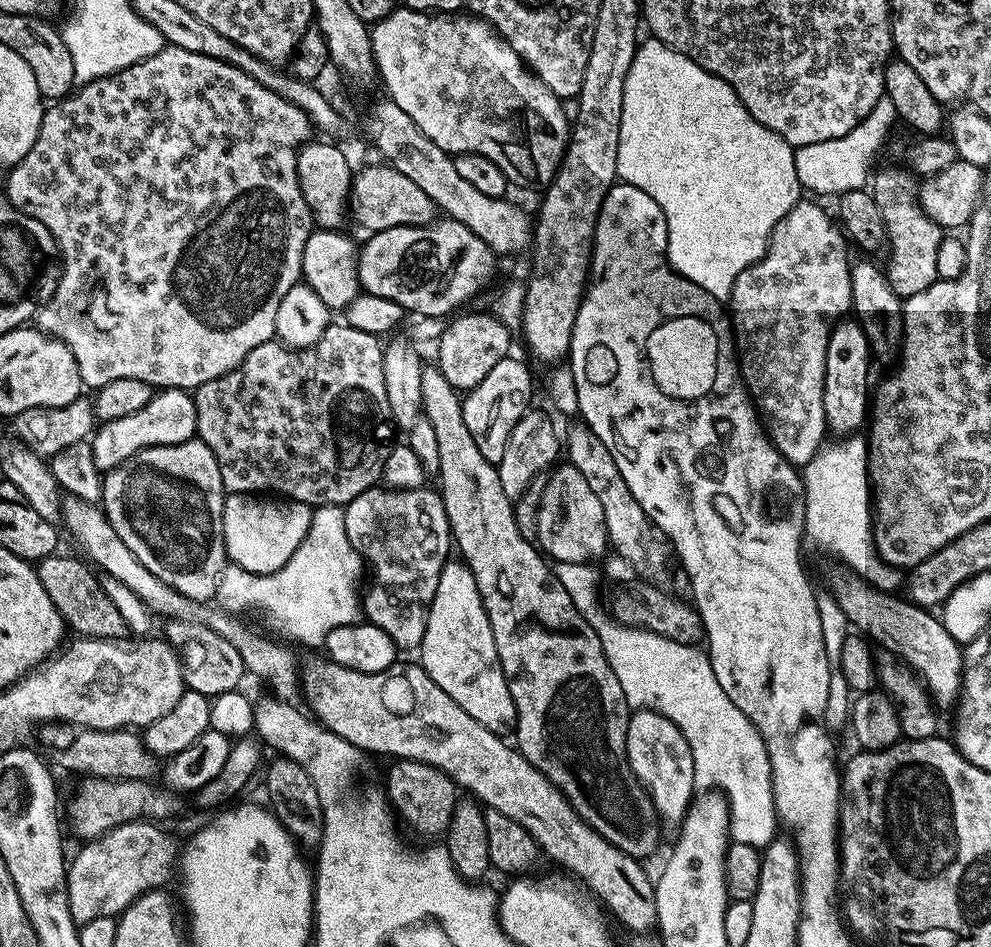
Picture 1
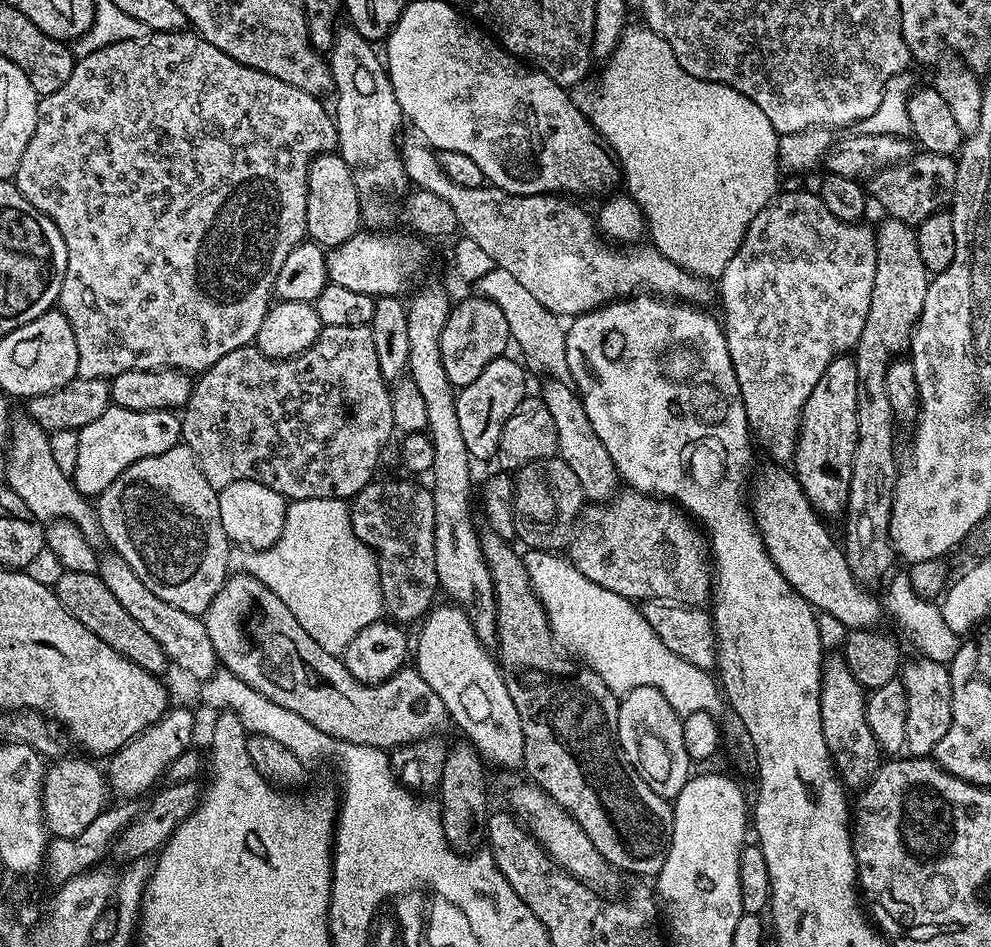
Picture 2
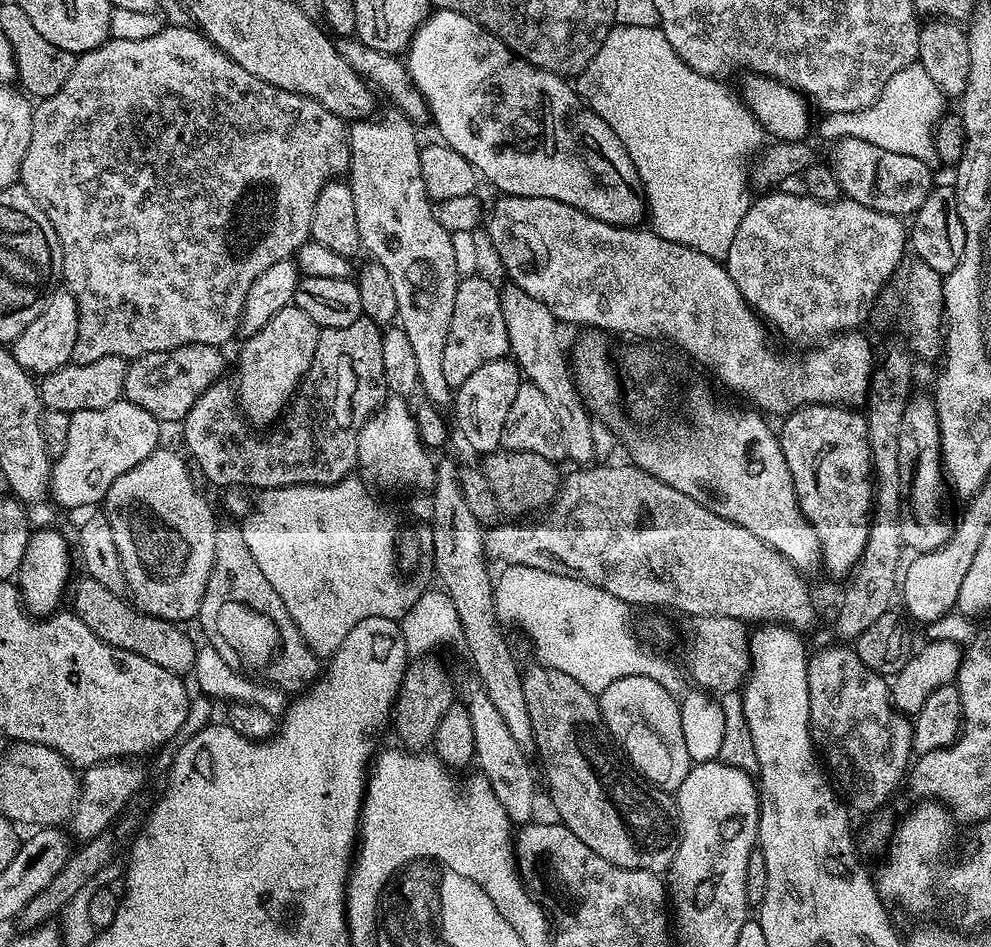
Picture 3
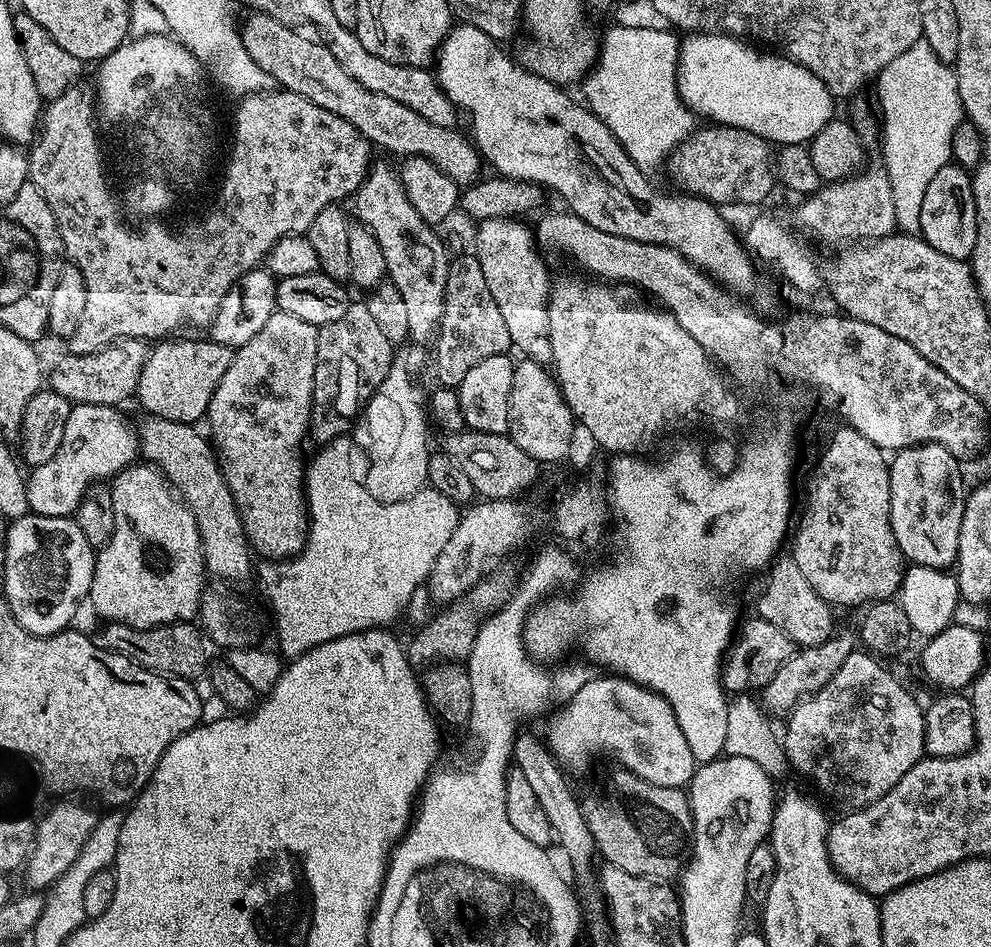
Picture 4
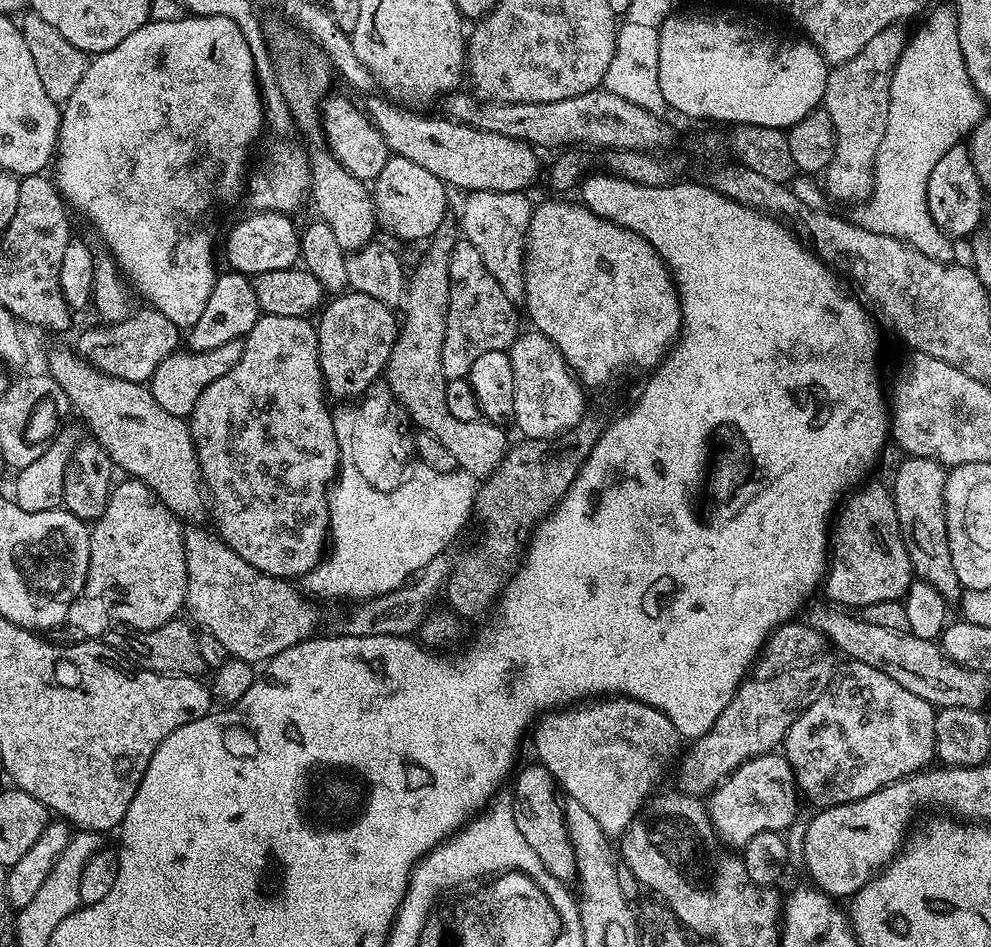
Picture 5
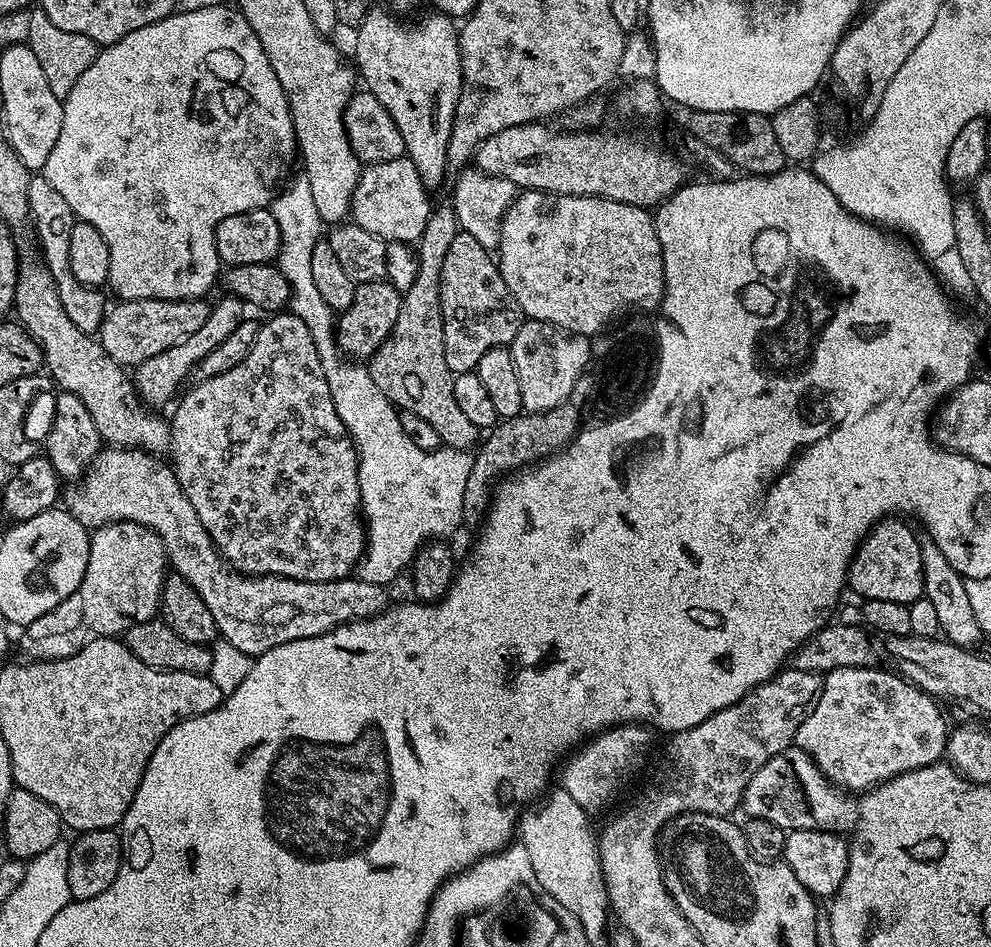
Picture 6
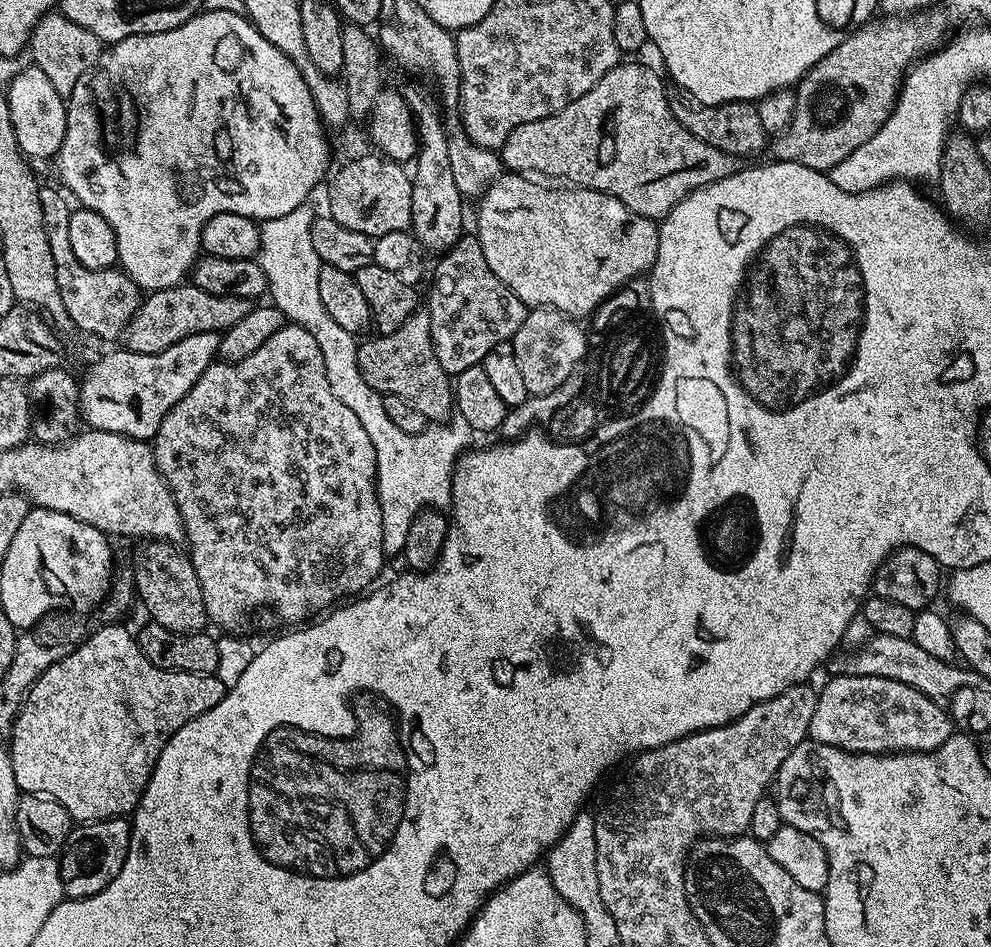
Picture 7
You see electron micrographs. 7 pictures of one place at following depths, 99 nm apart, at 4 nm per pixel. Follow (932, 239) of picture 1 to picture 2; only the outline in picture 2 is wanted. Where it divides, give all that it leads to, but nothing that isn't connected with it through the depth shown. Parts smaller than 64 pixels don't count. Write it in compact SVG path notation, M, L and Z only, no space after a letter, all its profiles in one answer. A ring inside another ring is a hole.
M888 218L885 221L881 228L875 229L876 265L870 314L866 326L862 326L862 338L858 338L854 349L858 370L858 442L854 446L846 509L848 525L844 528L842 547L850 570L861 582L876 580L883 572L893 571L890 518L900 468L896 464L898 418L890 406L890 394L886 392L886 370L897 354L911 349L912 332L922 314L930 279L918 250L916 228L901 220Z

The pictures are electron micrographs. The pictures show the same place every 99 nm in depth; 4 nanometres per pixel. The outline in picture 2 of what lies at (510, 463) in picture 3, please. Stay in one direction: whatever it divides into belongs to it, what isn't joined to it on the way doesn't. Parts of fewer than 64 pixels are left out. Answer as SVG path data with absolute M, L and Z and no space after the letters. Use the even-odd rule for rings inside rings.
M559 458L535 460L519 469L514 476L514 526L516 536L528 550L555 552L567 549L578 528L580 513L586 507L586 497L578 474Z

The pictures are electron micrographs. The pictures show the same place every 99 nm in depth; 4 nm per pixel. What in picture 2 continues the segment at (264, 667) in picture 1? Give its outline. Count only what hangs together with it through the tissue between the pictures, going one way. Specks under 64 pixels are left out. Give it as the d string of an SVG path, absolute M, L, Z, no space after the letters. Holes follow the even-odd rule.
M21 414L20 417L13 419L10 424L10 431L8 433L8 439L6 441L6 455L7 455L7 464L5 466L5 481L7 487L10 487L14 490L14 494L18 494L18 498L22 498L22 502L26 502L26 506L30 506L30 514L34 514L42 522L51 522L54 520L69 520L71 523L77 525L80 528L82 534L87 538L94 537L98 532L98 517L94 511L93 505L85 498L82 493L80 493L75 486L72 484L72 477L69 473L63 472L59 469L58 465L54 463L54 454L50 454L50 442L48 441L49 433L45 432L43 428L40 428L32 421L31 416L27 414Z

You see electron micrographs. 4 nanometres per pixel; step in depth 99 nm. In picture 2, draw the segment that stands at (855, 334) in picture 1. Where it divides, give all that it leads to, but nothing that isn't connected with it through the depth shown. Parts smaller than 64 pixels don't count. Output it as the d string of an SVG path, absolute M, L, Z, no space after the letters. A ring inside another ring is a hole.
M851 355L836 356L826 366L822 378L818 378L818 386L810 392L810 398L804 407L800 418L800 437L796 440L794 457L794 475L802 490L808 496L808 501L825 517L836 516L848 507L848 491L852 477L854 462L854 446L858 442L858 370L856 361Z

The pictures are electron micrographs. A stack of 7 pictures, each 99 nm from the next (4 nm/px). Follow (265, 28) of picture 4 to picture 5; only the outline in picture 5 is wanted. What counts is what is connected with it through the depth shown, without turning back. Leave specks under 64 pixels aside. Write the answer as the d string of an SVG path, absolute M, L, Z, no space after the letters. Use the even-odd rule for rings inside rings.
M369 95L365 99L369 100L363 101L362 107L378 134L382 134L389 153L410 158L410 162L418 162L418 166L430 170L430 174L434 174L449 189L461 188L464 194L482 190L524 192L535 182L540 172L540 160L536 157L537 149L527 140L515 140L502 134L478 130L469 124L459 124L456 120L419 116L406 109L406 106L383 95L376 95Z

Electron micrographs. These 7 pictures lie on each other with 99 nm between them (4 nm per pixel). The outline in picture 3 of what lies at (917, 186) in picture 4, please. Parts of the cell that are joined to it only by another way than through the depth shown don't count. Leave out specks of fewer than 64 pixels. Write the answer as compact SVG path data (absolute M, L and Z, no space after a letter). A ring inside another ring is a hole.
M919 62L906 66L886 82L882 94L870 106L857 112L829 112L820 124L820 136L827 142L844 138L862 138L890 150L894 154L908 154L910 158L936 160L934 130L941 116L945 115L946 95L934 84L933 79Z

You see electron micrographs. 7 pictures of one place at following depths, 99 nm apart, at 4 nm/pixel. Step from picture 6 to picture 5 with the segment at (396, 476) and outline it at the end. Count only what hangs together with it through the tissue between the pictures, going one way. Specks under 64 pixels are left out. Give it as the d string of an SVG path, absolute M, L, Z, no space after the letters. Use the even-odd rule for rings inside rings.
M417 463L397 488L379 492L370 482L359 478L337 479L328 490L328 531L330 547L320 565L302 578L302 588L309 597L320 600L359 602L403 588L434 558L445 555L456 535L473 515L477 477L468 472L440 472L429 464Z

